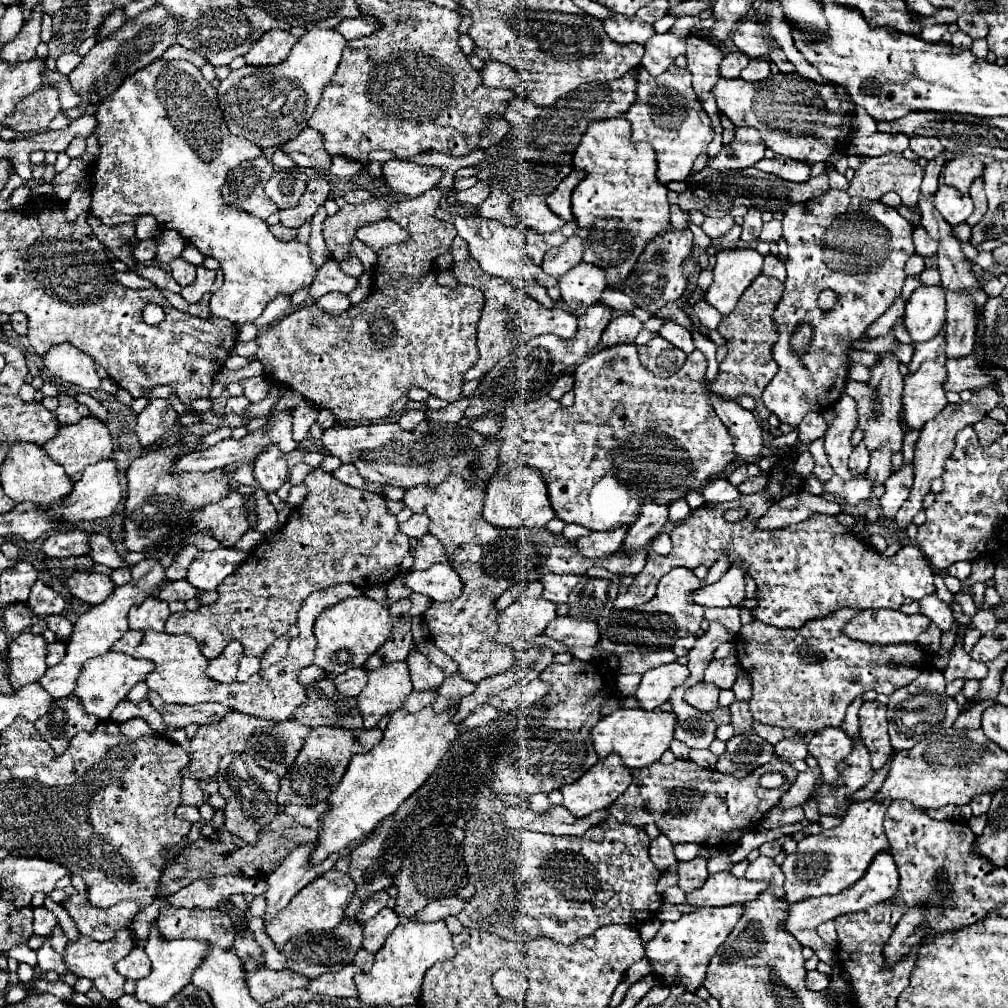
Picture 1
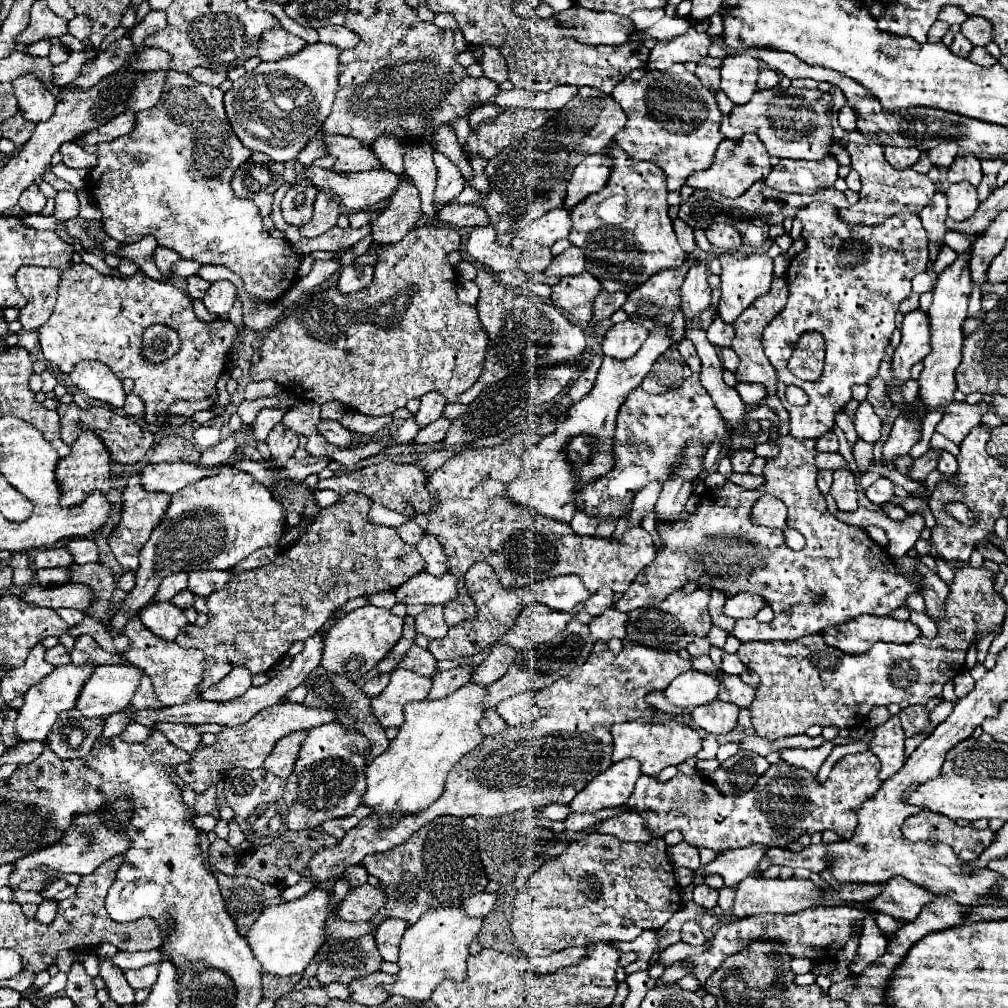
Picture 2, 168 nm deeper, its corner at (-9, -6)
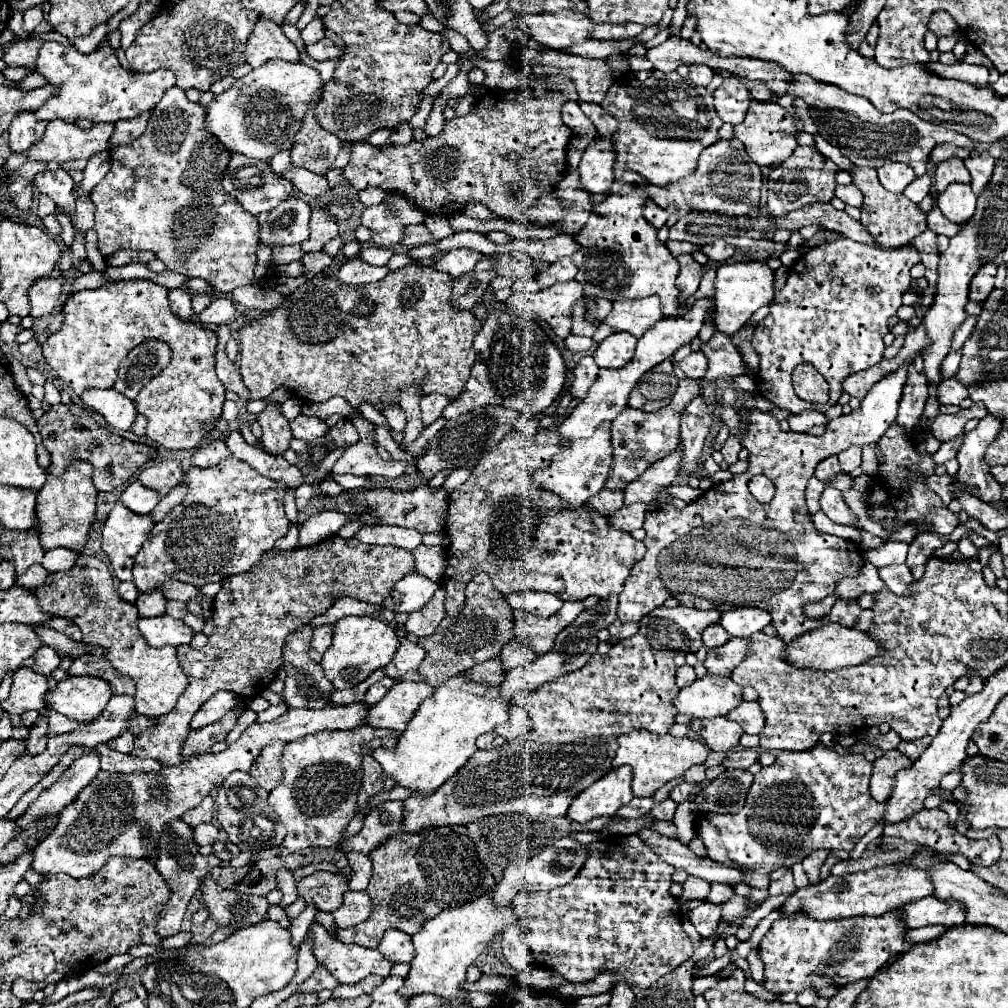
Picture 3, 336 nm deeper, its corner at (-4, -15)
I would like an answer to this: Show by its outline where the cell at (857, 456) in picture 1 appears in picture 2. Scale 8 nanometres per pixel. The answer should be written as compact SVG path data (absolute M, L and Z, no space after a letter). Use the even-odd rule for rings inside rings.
M858 439L856 445L854 445L854 461L860 469L870 467L872 465L872 443Z

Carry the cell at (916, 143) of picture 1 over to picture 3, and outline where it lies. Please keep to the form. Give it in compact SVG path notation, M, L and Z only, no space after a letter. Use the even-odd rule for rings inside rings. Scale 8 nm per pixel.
M937 144L931 152L931 162L933 164L939 164L941 160L947 160L947 158L953 158L953 156L959 156L959 158L965 158L965 152L963 148L959 146L953 146L953 144Z

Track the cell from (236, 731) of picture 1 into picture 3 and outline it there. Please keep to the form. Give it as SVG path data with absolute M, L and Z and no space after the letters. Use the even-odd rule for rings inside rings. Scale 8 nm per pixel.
M357 702L357 704L349 704L349 706L327 706L323 710L305 710L305 708L287 708L287 712L271 722L265 724L251 724L237 742L229 744L223 752L219 754L197 754L191 756L187 760L181 760L177 766L163 766L159 772L133 772L133 774L123 774L123 772L99 772L89 784L87 788L83 788L77 798L63 808L57 826L53 828L53 832L35 848L35 860L33 860L33 870L37 870L39 874L69 874L73 878L85 878L91 876L93 872L97 872L97 868L101 868L101 864L105 864L105 860L109 856L131 856L131 858L147 858L149 850L143 846L143 836L147 834L149 840L153 840L153 844L157 844L159 834L163 832L163 826L173 820L173 818L181 818L183 812L195 808L217 784L223 784L223 780L235 772L235 770L245 770L249 772L249 768L253 766L253 760L257 758L257 752L261 752L261 748L265 744L269 744L275 738L283 738L283 742L293 742L301 736L307 734L317 734L321 730L351 730L355 726L361 726L367 718L369 706L365 702ZM153 788L163 788L159 796L153 796Z

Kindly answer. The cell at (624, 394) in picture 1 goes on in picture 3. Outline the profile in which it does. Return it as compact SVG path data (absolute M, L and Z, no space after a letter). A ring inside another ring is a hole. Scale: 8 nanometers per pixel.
M691 378L681 380L677 392L673 394L673 400L669 406L657 410L657 412L641 412L635 408L625 408L613 422L611 422L611 440L613 440L613 464L609 472L609 480L605 484L607 490L623 490L629 482L633 482L637 476L641 476L653 462L665 458L669 452L673 452L679 444L679 420L681 412L685 410L685 404L693 400L699 392L699 384Z

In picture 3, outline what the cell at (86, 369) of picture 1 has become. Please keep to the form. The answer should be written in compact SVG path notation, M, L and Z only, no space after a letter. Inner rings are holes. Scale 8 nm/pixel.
M89 390L85 396L81 396L83 404L99 412L107 424L113 430L131 430L135 418L137 418L137 408L135 402L129 400L127 396L119 394L117 390Z

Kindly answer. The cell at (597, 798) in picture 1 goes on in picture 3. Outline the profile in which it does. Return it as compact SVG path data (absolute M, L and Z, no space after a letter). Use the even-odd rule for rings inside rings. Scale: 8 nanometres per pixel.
M619 766L607 772L573 800L567 810L567 818L585 824L597 816L615 816L617 810L633 798L631 776L629 766Z

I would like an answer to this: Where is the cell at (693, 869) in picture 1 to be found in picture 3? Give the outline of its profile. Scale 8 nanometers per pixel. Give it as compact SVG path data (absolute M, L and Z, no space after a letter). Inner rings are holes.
M705 900L695 910L691 910L689 920L695 926L695 930L701 934L701 938L709 938L721 922L721 906Z

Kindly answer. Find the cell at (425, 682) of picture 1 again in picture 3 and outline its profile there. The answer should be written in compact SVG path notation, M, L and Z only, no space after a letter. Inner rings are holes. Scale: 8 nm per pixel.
M399 638L399 642L399 650L395 652L393 660L385 666L385 674L395 680L399 680L407 670L417 670L421 660L425 658L425 650L419 644L409 642L407 638Z

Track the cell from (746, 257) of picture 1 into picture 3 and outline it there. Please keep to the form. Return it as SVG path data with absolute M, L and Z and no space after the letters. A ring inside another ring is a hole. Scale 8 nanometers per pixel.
M729 262L717 268L715 278L715 326L719 332L733 336L739 332L749 316L775 296L775 274L765 262Z

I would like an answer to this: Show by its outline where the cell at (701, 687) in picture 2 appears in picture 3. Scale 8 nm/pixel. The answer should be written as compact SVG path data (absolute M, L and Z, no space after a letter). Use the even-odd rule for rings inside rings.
M709 676L695 680L691 686L679 690L675 708L679 714L691 714L695 718L727 716L743 702L743 690L729 678Z

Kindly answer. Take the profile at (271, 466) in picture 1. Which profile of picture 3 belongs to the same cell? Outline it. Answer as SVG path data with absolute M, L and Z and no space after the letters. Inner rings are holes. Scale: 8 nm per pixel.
M277 402L267 404L265 410L257 414L257 422L261 424L263 430L261 436L263 448L273 456L281 456L289 448L289 442L293 440L287 418L281 414L281 406Z

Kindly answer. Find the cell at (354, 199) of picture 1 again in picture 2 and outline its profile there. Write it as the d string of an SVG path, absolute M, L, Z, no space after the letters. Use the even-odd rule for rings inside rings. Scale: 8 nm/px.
M414 225L408 235L398 241L398 243L388 243L388 245L378 245L374 249L378 263L374 265L374 281L370 287L366 287L360 293L352 293L352 295L342 295L336 289L328 289L322 293L314 293L310 295L304 303L300 303L286 319L278 321L276 327L262 339L260 345L260 355L262 361L258 365L252 365L252 379L254 381L264 381L264 379L272 379L280 385L284 385L284 389L288 389L290 393L294 393L300 399L308 399L314 401L318 405L324 405L328 401L342 401L344 407L350 407L354 411L360 411L364 415L392 415L398 407L404 407L410 399L414 397L422 397L430 391L438 391L440 395L446 397L448 403L456 403L460 393L464 393L466 389L470 389L476 379L480 377L480 373L484 371L484 355L486 355L486 345L488 345L488 335L480 323L478 317L478 309L476 305L466 305L458 299L456 295L456 271L454 267L448 263L448 253L454 249L460 249L460 235L458 231L454 231L452 227L440 227L440 225Z

